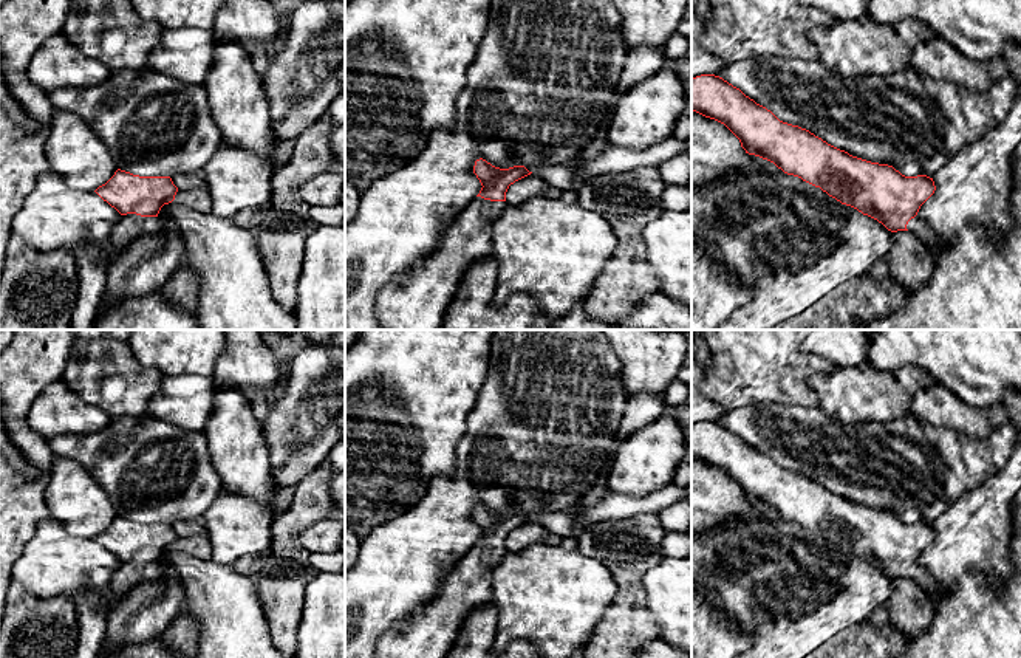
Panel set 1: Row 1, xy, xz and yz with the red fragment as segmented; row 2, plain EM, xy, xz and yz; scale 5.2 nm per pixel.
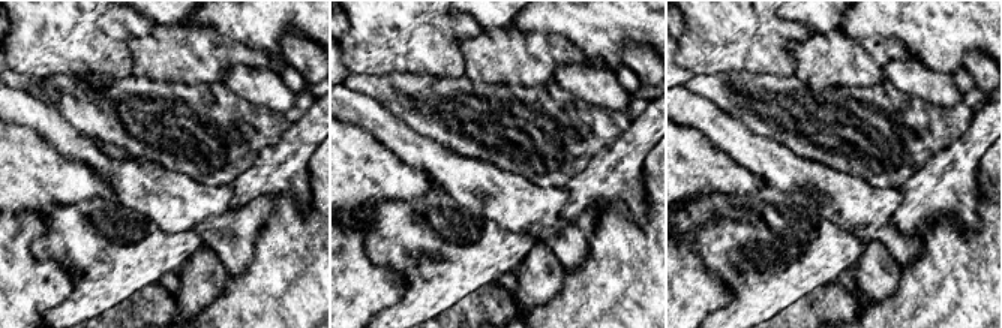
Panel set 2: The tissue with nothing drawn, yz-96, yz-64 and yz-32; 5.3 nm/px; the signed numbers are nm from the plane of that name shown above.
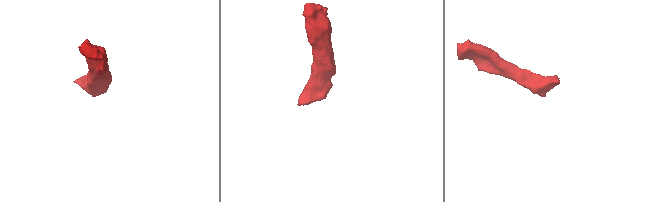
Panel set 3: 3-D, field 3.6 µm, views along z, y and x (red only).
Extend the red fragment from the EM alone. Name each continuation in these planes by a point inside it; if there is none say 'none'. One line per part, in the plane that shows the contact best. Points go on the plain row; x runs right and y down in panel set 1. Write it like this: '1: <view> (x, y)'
1: xy (92, 615)

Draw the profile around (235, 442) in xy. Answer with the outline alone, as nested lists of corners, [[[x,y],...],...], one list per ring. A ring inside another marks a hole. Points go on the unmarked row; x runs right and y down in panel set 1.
[[[235,382],[215,384],[213,410],[203,434],[224,491],[272,506],[278,488],[265,430]]]

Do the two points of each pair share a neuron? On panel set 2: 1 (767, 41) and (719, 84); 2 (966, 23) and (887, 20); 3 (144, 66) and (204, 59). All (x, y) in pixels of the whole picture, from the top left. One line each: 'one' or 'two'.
1: two
2: one
3: one

